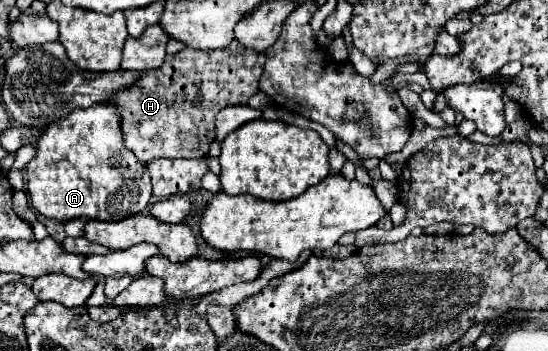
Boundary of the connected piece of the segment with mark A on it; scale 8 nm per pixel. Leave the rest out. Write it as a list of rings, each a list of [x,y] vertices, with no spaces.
[[[93,105],[89,109],[75,109],[65,119],[49,125],[37,139],[37,157],[27,165],[27,191],[35,211],[47,219],[67,223],[71,219],[85,221],[121,221],[137,215],[149,207],[151,179],[139,159],[123,145],[119,113],[111,105]]]

